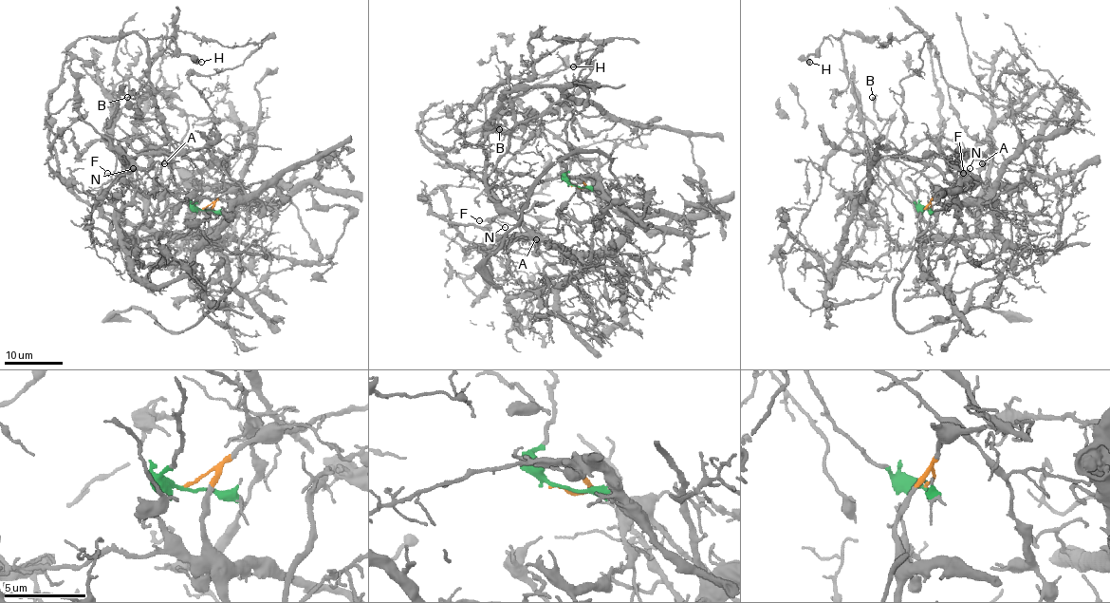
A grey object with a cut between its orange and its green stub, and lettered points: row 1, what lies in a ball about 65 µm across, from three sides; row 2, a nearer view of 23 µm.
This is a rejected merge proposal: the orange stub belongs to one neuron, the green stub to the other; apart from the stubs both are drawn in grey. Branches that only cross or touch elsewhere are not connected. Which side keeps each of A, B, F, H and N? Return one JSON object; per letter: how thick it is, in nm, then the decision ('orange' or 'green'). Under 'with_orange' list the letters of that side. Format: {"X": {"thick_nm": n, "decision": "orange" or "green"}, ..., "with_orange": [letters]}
{"A": {"thick_nm": 110, "decision": "green"}, "B": {"thick_nm": 120, "decision": "green"}, "F": {"thick_nm": 110, "decision": "green"}, "H": {"thick_nm": 340, "decision": "green"}, "N": {"thick_nm": 140, "decision": "green"}, "with_orange": []}

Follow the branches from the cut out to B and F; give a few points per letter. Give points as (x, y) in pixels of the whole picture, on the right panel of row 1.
B: (927, 209), (917, 207), (895, 186), (882, 158), (870, 142), (886, 121), (878, 117), (872, 98)
F: (927, 209), (904, 196), (870, 144), (905, 152), (927, 136), (955, 179), (964, 174)

